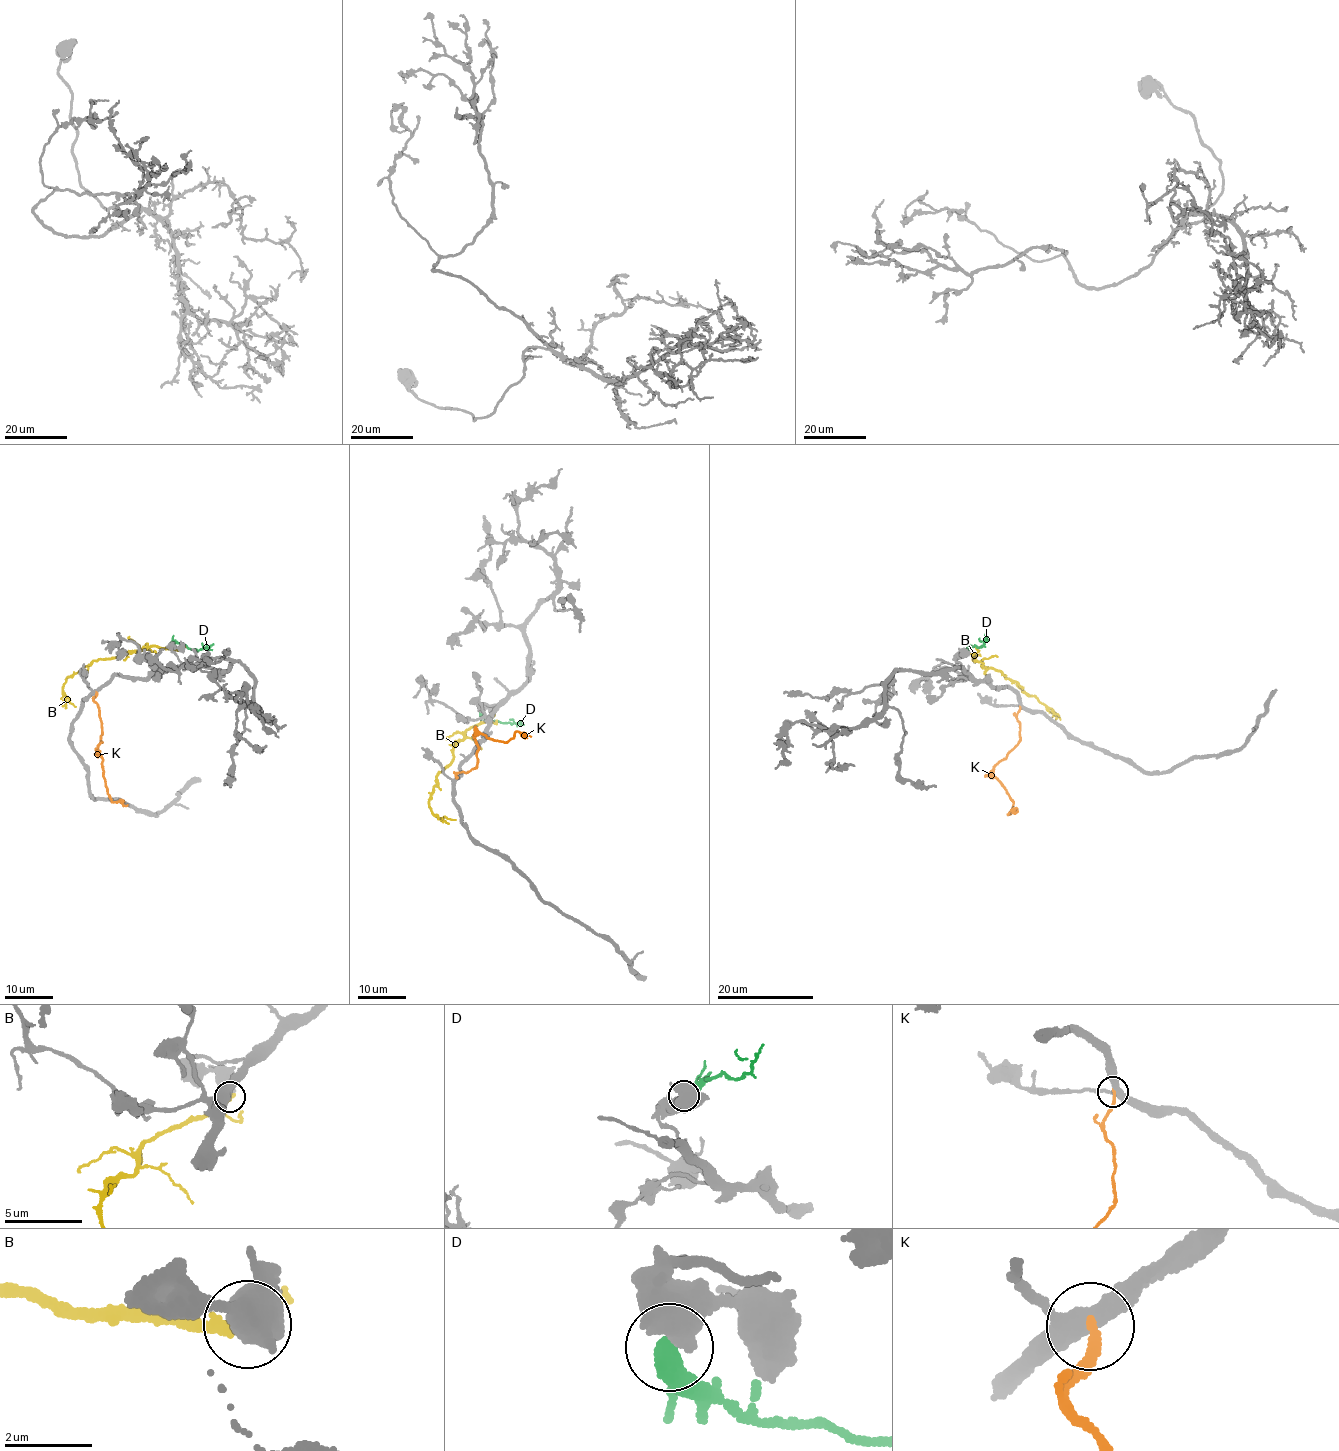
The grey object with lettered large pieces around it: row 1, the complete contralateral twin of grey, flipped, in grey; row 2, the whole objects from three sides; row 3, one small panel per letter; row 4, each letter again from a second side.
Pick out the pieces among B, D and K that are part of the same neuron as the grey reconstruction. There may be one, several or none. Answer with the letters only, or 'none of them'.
none of them

